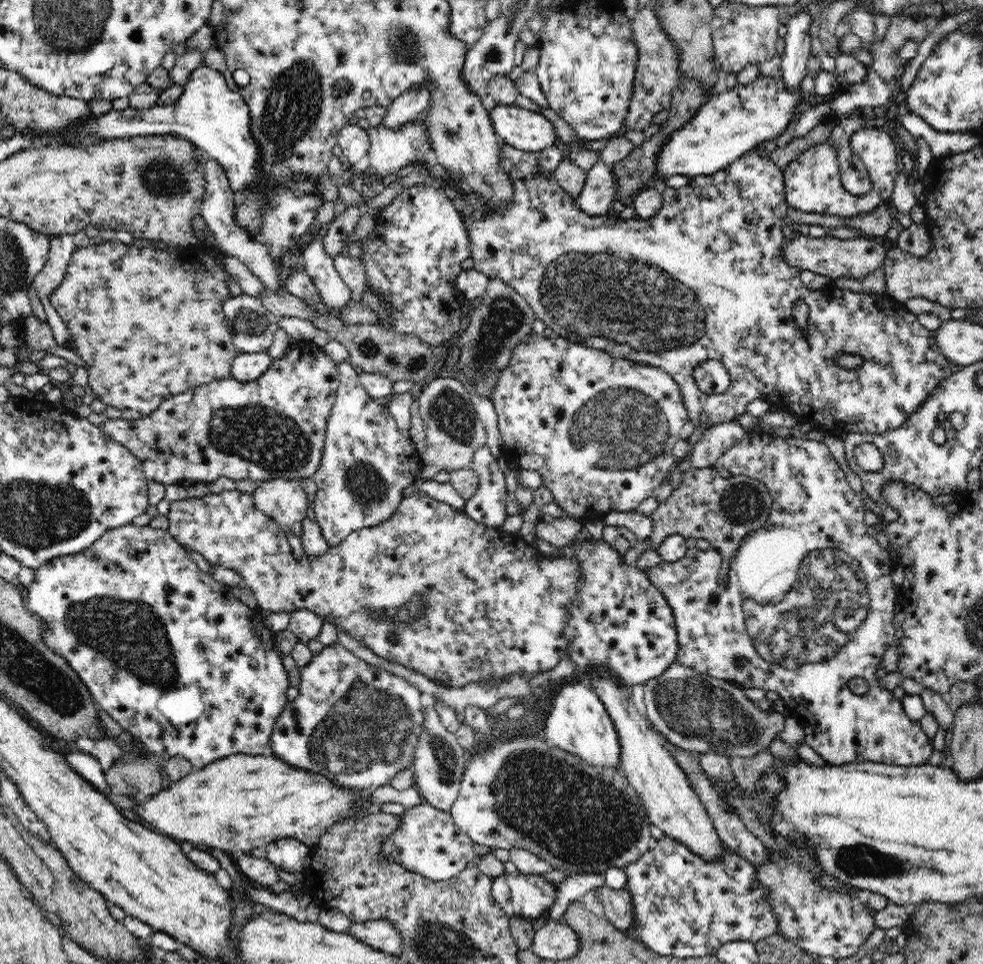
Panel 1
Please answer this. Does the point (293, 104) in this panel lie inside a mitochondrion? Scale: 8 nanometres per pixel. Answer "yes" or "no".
yes

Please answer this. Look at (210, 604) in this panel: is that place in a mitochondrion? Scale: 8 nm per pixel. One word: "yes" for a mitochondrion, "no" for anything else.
no

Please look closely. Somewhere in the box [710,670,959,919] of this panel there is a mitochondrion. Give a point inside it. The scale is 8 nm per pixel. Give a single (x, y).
(862, 859)

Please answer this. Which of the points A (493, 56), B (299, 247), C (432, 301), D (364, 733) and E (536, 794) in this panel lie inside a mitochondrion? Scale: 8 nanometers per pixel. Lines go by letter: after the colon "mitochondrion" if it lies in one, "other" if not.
A: mitochondrion
B: other
C: other
D: mitochondrion
E: mitochondrion

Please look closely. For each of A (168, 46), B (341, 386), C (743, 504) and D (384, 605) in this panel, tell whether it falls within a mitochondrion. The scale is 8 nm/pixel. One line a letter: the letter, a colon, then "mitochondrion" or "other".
A: other
B: other
C: mitochondrion
D: mitochondrion

